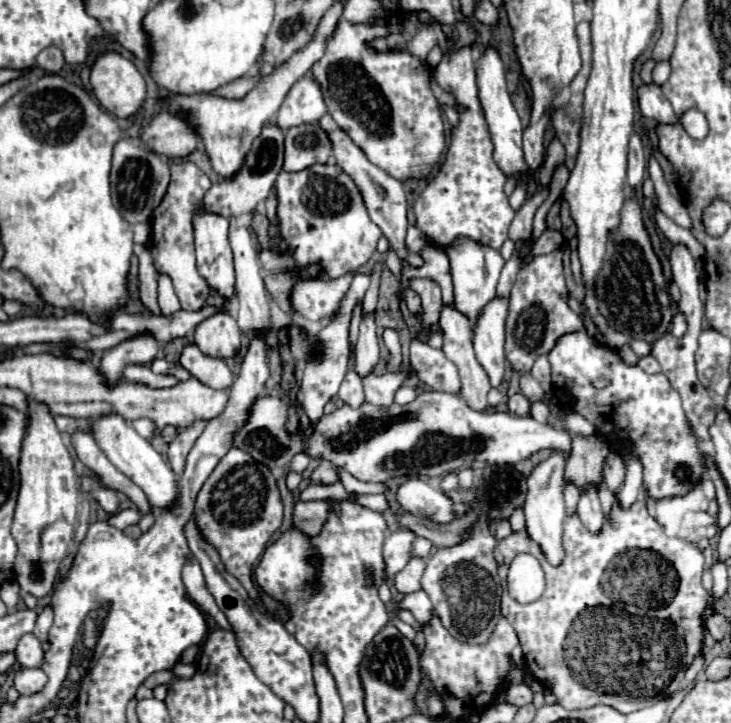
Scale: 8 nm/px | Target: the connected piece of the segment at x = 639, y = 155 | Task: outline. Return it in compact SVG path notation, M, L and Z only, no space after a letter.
M633 133L629 139L629 167L627 167L627 183L631 187L641 185L645 175L645 145L639 133Z

